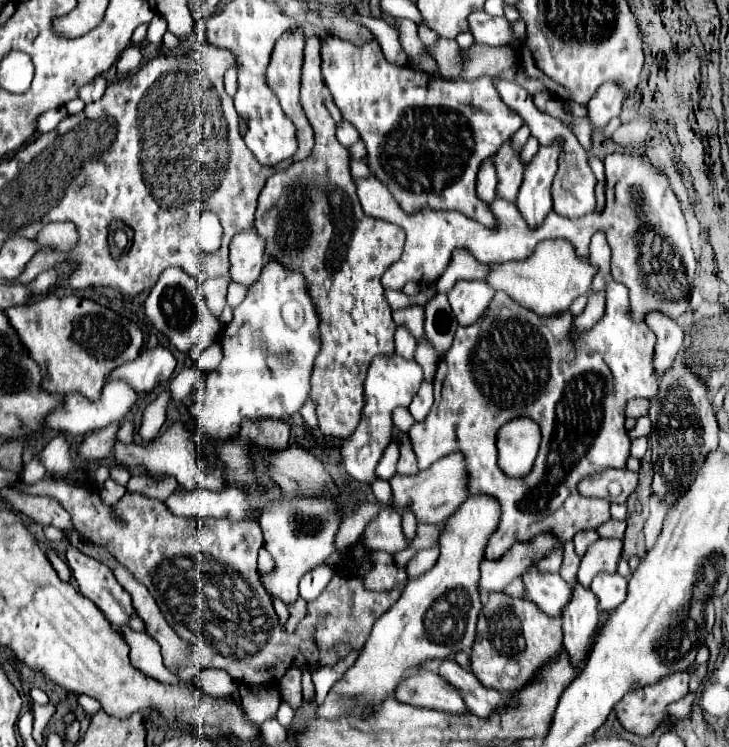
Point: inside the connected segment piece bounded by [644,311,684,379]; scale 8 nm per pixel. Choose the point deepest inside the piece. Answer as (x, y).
(669, 334)

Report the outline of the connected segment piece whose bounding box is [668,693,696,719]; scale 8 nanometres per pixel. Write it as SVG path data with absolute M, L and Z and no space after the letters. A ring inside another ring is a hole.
M688 693L688 695L682 697L680 701L670 703L670 707L668 707L670 715L674 715L676 719L686 719L686 715L690 715L690 711L692 711L694 699L696 699L696 695L694 695L694 693Z

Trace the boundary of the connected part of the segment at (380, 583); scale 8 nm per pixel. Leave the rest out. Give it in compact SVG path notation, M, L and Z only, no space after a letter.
M386 551L374 553L374 569L364 579L366 589L386 591L386 589L402 587L406 581L408 581L406 567L396 565L392 553L386 553Z

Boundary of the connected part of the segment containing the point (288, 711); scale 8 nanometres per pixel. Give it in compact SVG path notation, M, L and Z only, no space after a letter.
M282 703L282 705L280 705L280 709L278 709L278 713L276 713L278 723L280 723L284 729L290 729L290 725L292 725L292 717L294 717L292 707L290 707L288 703Z

